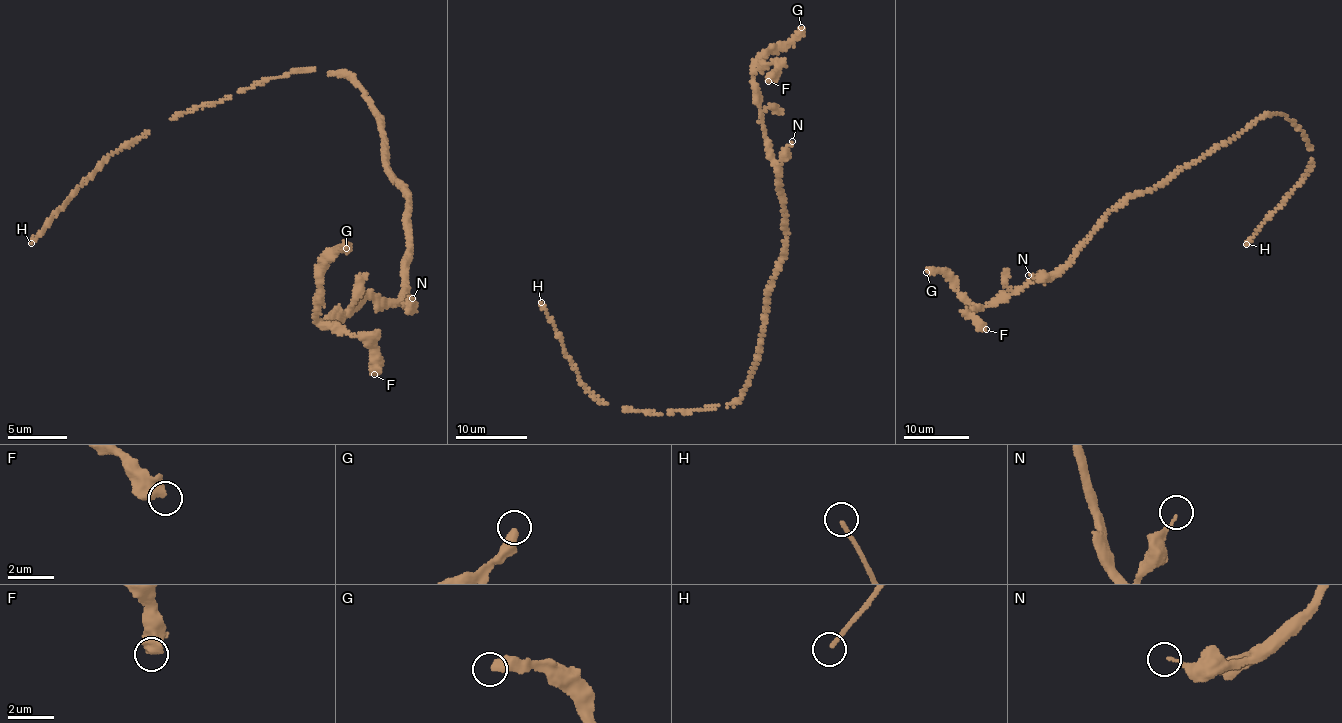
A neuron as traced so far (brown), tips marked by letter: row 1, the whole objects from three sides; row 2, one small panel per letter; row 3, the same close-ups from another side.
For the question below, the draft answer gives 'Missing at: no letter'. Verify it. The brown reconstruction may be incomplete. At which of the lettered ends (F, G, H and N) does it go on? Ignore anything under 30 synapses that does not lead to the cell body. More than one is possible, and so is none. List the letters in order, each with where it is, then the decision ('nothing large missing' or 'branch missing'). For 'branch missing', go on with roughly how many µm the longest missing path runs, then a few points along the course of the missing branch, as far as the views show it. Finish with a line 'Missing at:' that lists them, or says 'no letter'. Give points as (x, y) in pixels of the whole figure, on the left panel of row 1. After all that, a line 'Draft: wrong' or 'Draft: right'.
F: place (374, 374); nothing large missing
G: place (346, 248); nothing large missing
H: place (31, 243); branch missing; missing 180 µm
N: place (412, 298); nothing large missing
Missing at: H
Draft: wrong

